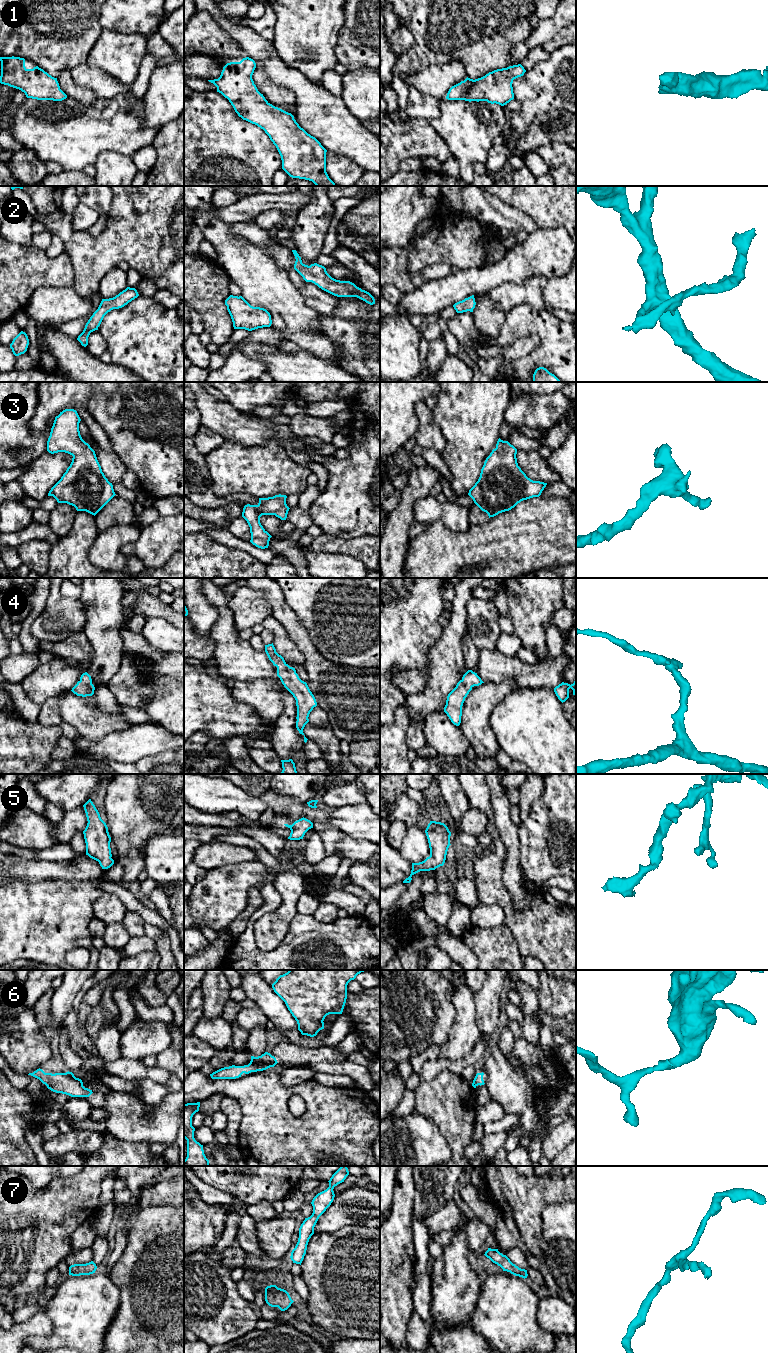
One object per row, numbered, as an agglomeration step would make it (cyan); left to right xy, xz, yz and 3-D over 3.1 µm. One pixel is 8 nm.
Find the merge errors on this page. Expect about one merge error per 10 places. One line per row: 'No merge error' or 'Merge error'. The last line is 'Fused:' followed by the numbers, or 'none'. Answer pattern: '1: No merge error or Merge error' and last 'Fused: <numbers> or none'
1: No merge error
2: No merge error
3: No merge error
4: No merge error
5: No merge error
6: No merge error
7: No merge error
Fused: none

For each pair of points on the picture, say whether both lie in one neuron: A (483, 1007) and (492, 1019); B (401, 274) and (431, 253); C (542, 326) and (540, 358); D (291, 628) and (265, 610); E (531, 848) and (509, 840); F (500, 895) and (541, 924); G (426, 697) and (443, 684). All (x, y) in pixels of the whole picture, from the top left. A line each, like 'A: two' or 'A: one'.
A: one
B: two
C: one
D: two
E: two
F: one
G: one

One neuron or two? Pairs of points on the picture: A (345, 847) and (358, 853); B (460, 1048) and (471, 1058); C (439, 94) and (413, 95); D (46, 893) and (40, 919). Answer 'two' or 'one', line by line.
A: one
B: two
C: two
D: one

